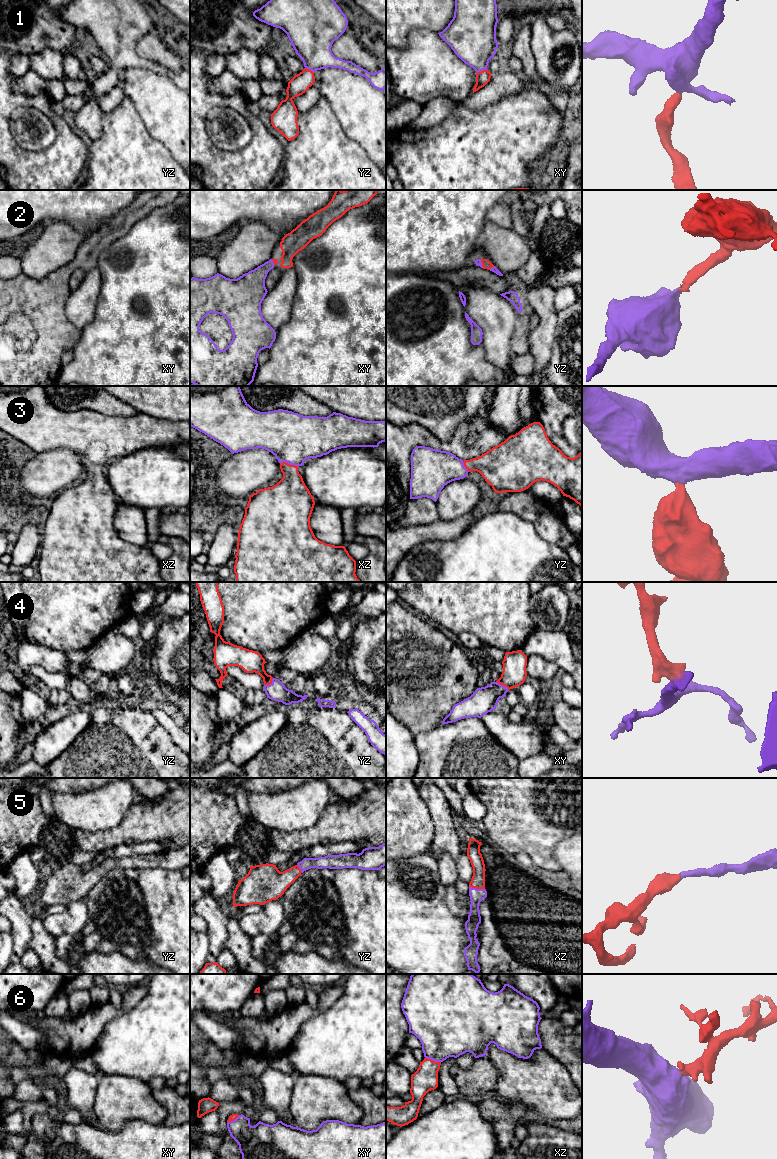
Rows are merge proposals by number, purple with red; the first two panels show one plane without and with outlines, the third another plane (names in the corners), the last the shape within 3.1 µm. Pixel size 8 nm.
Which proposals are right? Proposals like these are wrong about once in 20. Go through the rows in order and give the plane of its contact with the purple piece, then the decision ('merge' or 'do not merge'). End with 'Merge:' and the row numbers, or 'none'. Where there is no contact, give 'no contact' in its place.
1: meets purple in xy; merge
2: meets purple in yz; merge
3: meets purple in xz; merge
4: meets purple in xy; merge
5: meets purple in xz; merge
6: meets purple in xz; merge
Merge: 1, 2, 3, 4, 5, 6

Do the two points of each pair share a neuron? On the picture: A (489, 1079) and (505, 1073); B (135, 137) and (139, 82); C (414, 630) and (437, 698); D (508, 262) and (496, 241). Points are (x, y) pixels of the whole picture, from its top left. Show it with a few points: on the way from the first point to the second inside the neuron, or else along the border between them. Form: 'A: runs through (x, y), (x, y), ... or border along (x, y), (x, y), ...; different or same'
A: border along (485, 1056), (497, 1072), (495, 1090); different
B: border along (124, 95), (133, 104), (148, 132); different
C: runs through (415, 647), (415, 673), (420, 681); same
D: runs through (508, 257), (508, 253), (501, 246); same

